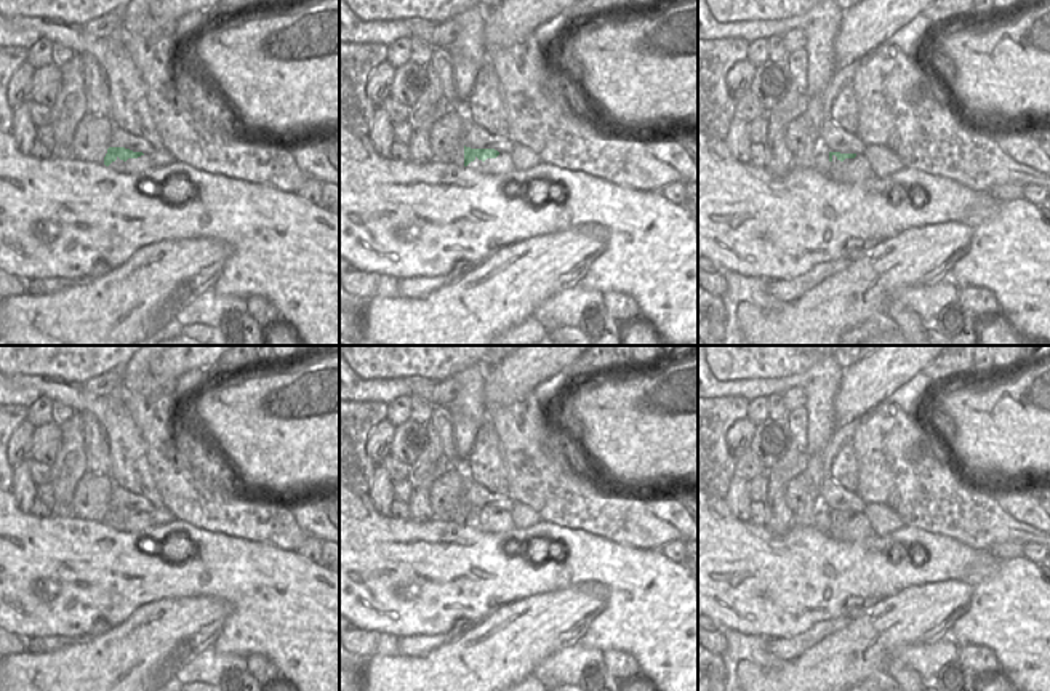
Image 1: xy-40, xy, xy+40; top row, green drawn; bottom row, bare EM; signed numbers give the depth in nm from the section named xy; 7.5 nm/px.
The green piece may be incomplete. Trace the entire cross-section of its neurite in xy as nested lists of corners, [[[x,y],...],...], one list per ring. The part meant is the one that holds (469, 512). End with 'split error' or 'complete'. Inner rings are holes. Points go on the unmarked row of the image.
[[[464,504],[464,525],[467,525],[475,517],[485,520],[487,517],[496,517],[499,513],[495,507],[471,507]]]; complete

